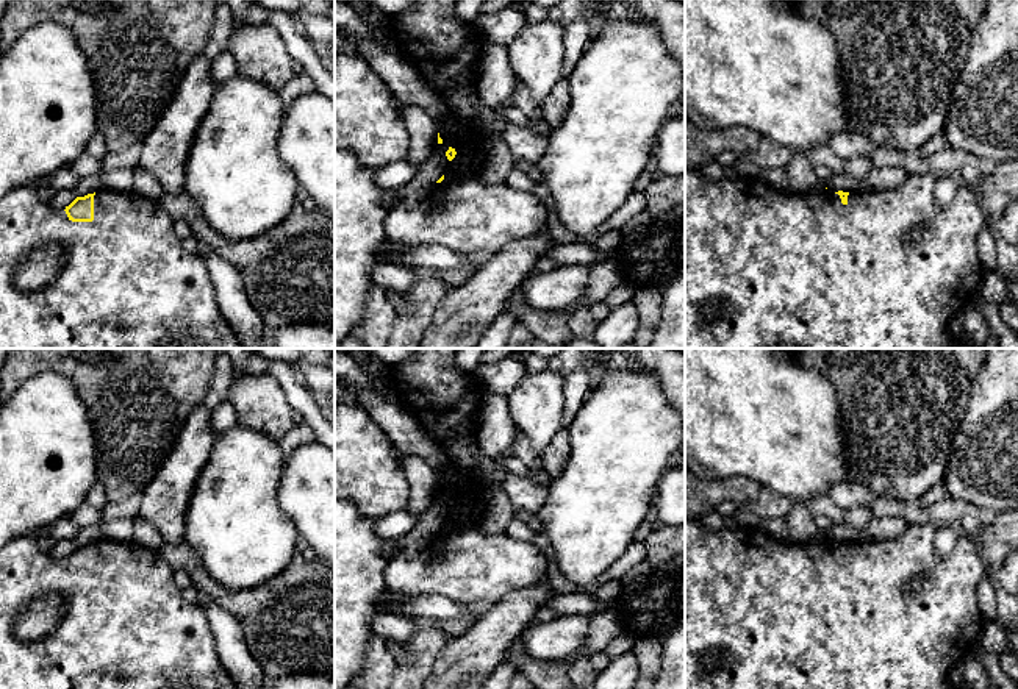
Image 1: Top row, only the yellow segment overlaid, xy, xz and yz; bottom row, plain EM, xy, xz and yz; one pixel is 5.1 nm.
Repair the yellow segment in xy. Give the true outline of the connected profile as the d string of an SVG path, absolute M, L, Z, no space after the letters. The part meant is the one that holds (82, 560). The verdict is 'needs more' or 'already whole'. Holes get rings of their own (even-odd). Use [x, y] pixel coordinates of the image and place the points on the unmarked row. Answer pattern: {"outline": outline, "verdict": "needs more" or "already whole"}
{"outline": "M39 531L0 548L0 689L239 689L216 655L203 608L183 597L161 550L100 539L56 559L39 547ZM48 595L64 602L56 628L41 639L19 637L14 627L25 608Z", "verdict": "needs more"}

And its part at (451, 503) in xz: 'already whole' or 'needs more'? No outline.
needs more

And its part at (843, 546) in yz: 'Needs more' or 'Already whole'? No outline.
Needs more

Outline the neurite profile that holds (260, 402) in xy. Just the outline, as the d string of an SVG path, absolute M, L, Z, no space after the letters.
M247 373L236 378L228 402L241 427L260 431L277 442L296 427L297 414L272 375Z

